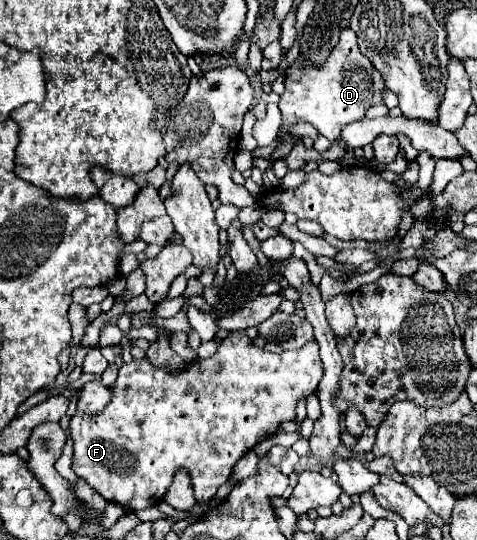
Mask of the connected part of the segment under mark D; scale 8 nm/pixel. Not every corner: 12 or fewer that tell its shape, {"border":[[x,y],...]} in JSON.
{"border":[[352,27],[322,67],[300,55],[286,69],[280,141],[312,123],[342,127],[384,103],[384,75],[360,53]]}

